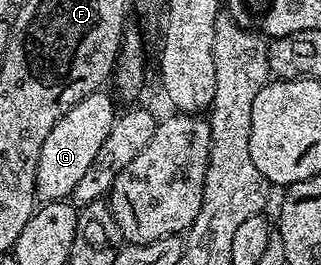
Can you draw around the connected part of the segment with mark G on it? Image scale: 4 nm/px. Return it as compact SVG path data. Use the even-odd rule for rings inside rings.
M103 90L85 96L85 100L81 100L81 104L73 104L73 108L53 124L53 132L45 136L45 144L41 144L41 156L37 160L35 181L35 193L43 202L67 200L74 195L81 176L85 176L97 152L101 152L101 144L105 144L105 136L109 136L109 128L113 128L115 123L116 99L112 98Z

